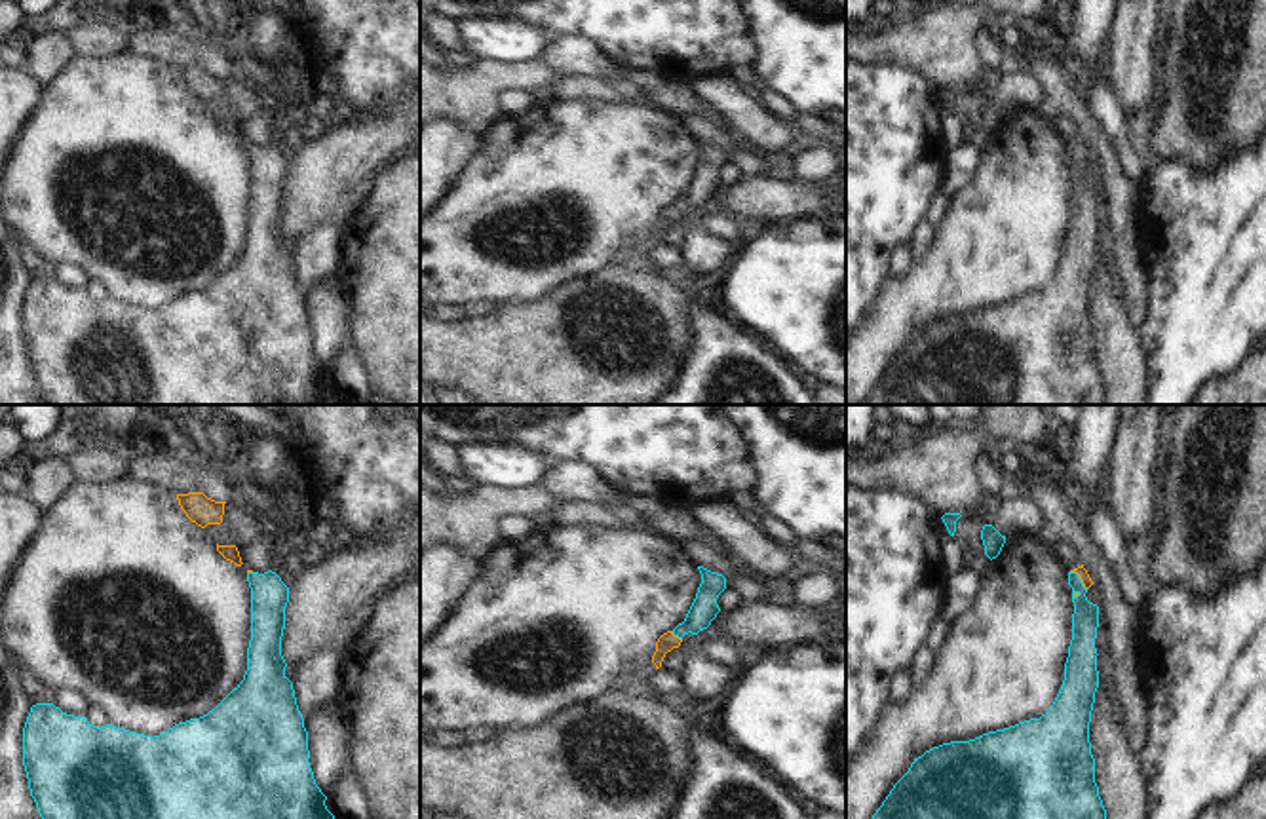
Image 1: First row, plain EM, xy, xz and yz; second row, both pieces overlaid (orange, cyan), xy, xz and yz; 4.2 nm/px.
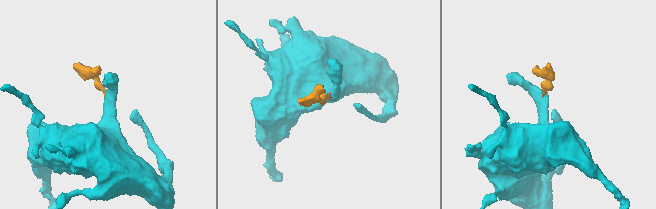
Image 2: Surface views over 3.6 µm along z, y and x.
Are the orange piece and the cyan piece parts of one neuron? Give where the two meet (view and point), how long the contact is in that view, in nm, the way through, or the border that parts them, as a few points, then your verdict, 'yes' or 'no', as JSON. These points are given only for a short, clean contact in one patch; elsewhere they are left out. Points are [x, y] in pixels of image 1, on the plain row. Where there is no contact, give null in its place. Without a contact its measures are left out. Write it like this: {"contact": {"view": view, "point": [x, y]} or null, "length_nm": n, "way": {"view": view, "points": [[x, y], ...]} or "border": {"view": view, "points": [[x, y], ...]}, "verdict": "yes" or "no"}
{"contact": {"view": "yz", "point": [1080, 152]}, "length_nm": 110, "way": {"view": "yz", "points": [[1080, 145], [1080, 152], [1080, 179], [1086, 189]]}, "verdict": "yes"}

